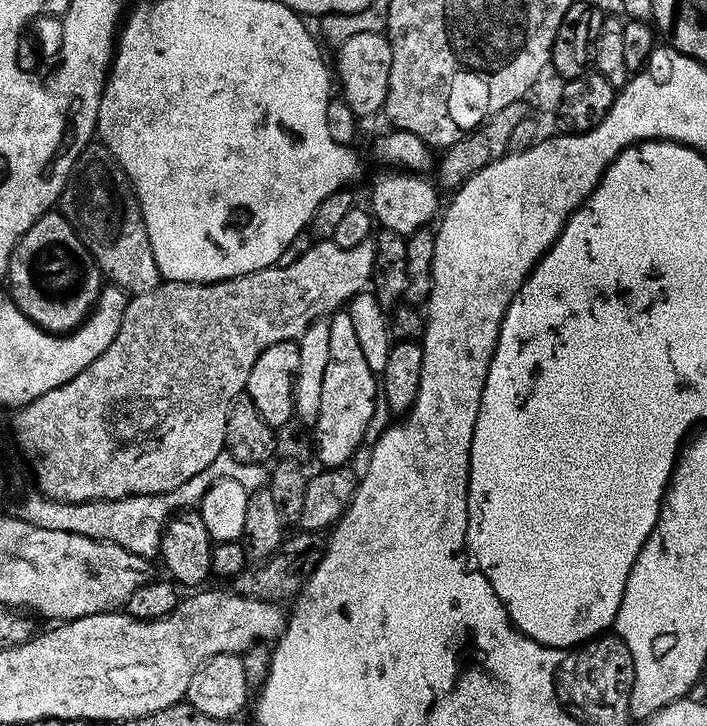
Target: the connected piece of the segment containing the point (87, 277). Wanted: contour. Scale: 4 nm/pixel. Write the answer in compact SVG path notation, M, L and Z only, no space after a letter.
M56 210L43 216L16 243L6 283L9 284L10 299L22 310L22 314L26 314L26 318L33 320L39 328L53 334L71 334L83 327L106 287L96 259L74 226L70 226L70 222Z

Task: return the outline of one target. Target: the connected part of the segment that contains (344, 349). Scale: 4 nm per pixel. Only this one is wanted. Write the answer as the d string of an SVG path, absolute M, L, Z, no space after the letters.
M341 310L330 320L330 366L326 366L326 382L322 385L322 414L314 426L314 456L324 463L325 469L349 467L356 451L365 447L377 391L378 376L362 354L351 314Z

